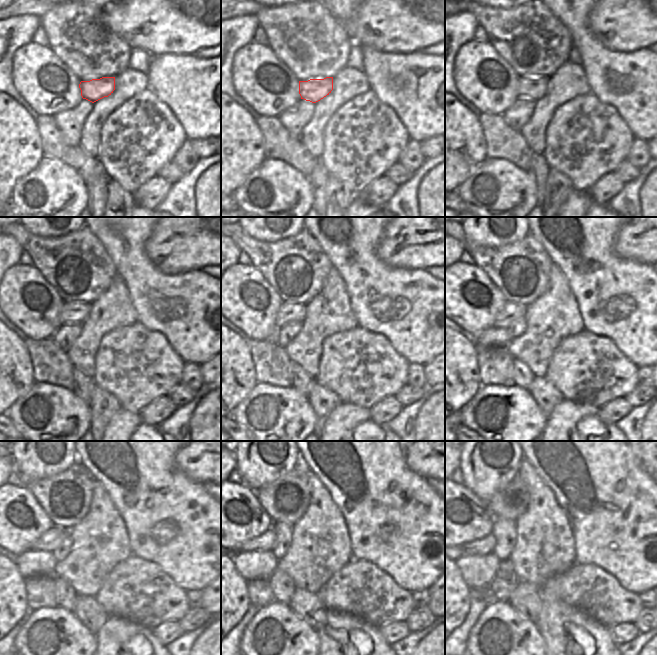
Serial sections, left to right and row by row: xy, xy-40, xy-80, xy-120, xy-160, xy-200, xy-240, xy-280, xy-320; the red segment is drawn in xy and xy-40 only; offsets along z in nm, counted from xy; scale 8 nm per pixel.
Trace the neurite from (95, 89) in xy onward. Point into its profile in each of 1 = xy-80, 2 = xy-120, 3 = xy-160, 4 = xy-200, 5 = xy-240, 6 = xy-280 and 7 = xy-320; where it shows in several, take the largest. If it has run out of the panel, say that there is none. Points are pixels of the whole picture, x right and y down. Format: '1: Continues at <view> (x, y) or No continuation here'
1: Continues at xy-80 (533, 89)
2: Continues at xy-120 (74, 311)
3: Continues at xy-160 (287, 312)
4: Continues at xy-200 (510, 312)
5: Continues at xy-240 (49, 541)
6: Continues at xy-280 (265, 542)
7: Continues at xy-320 (484, 546).

